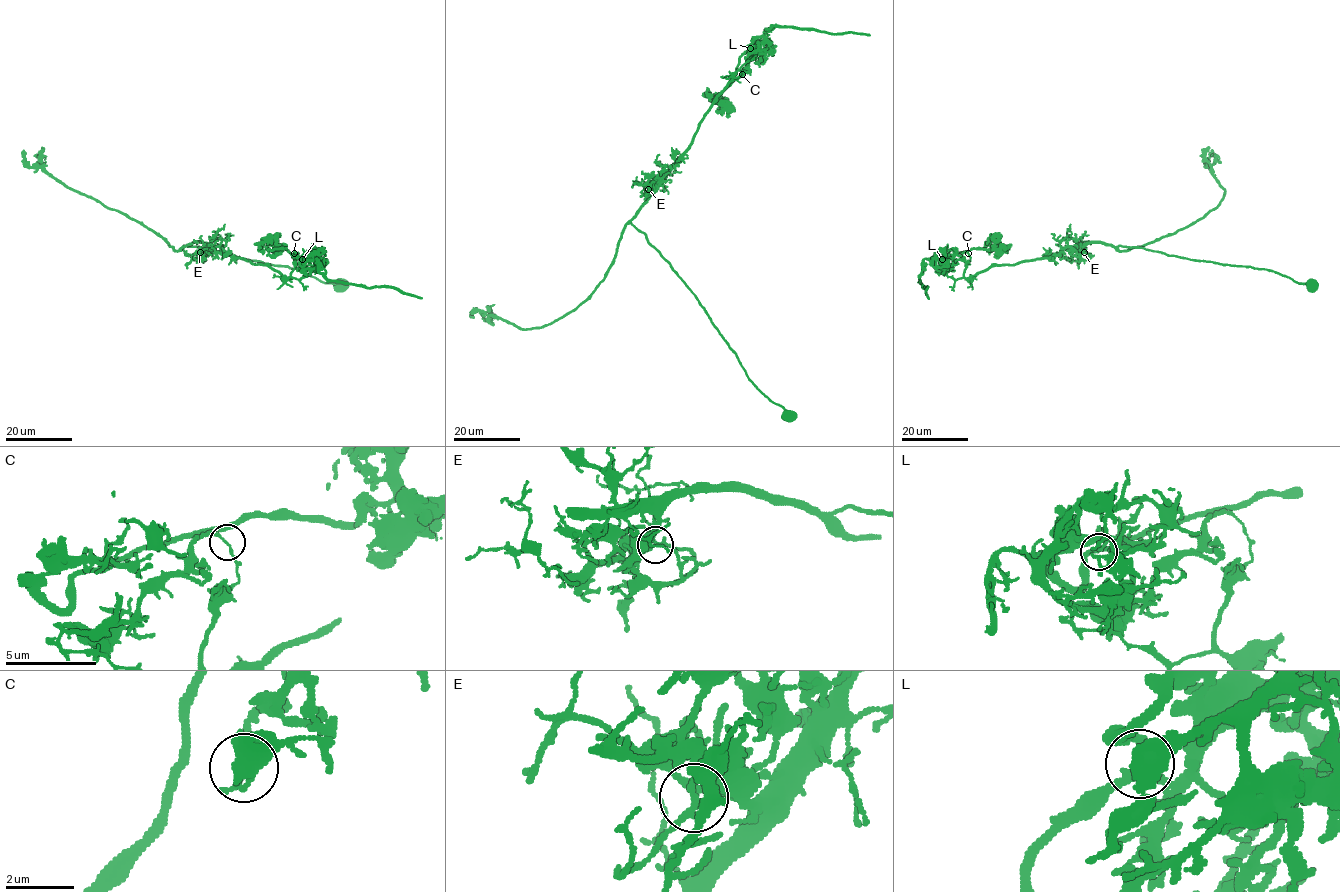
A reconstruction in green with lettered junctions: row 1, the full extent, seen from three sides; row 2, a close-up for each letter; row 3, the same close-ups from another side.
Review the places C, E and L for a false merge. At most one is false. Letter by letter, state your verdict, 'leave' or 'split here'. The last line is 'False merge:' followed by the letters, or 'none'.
C: split here
E: leave
L: leave
False merge: C

